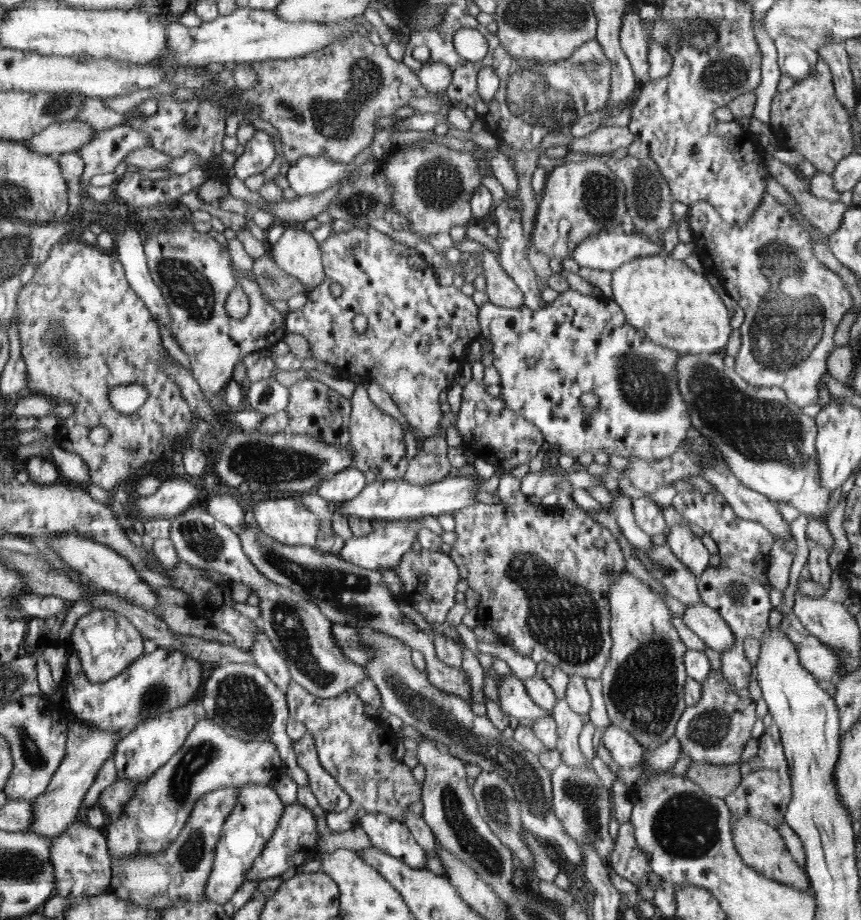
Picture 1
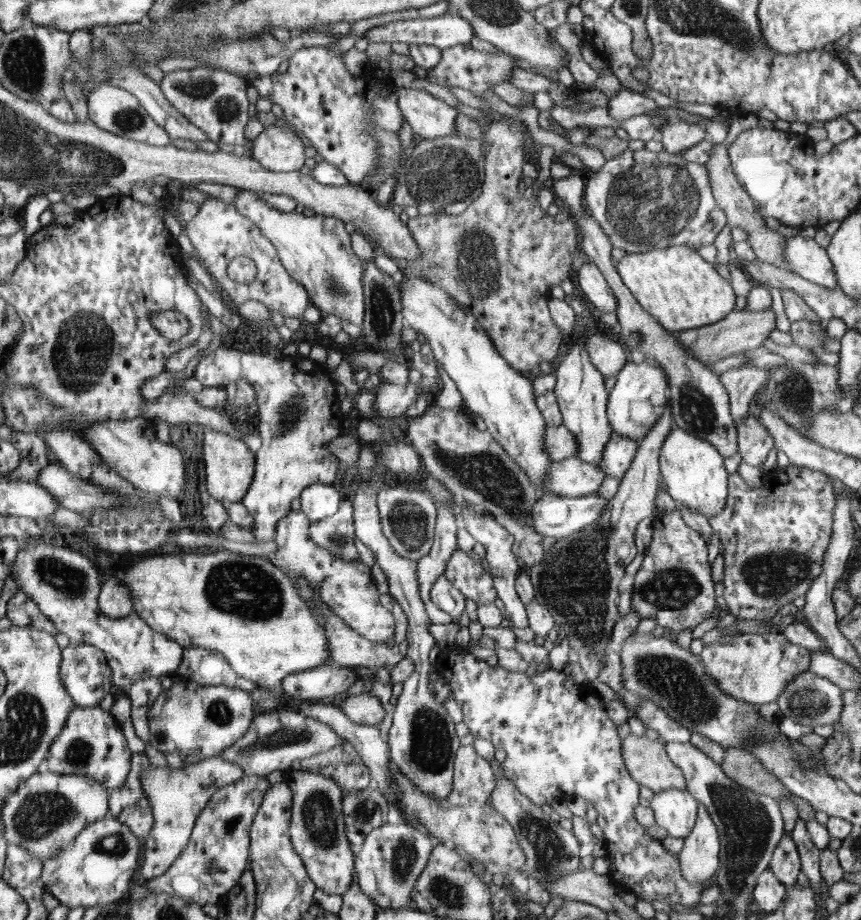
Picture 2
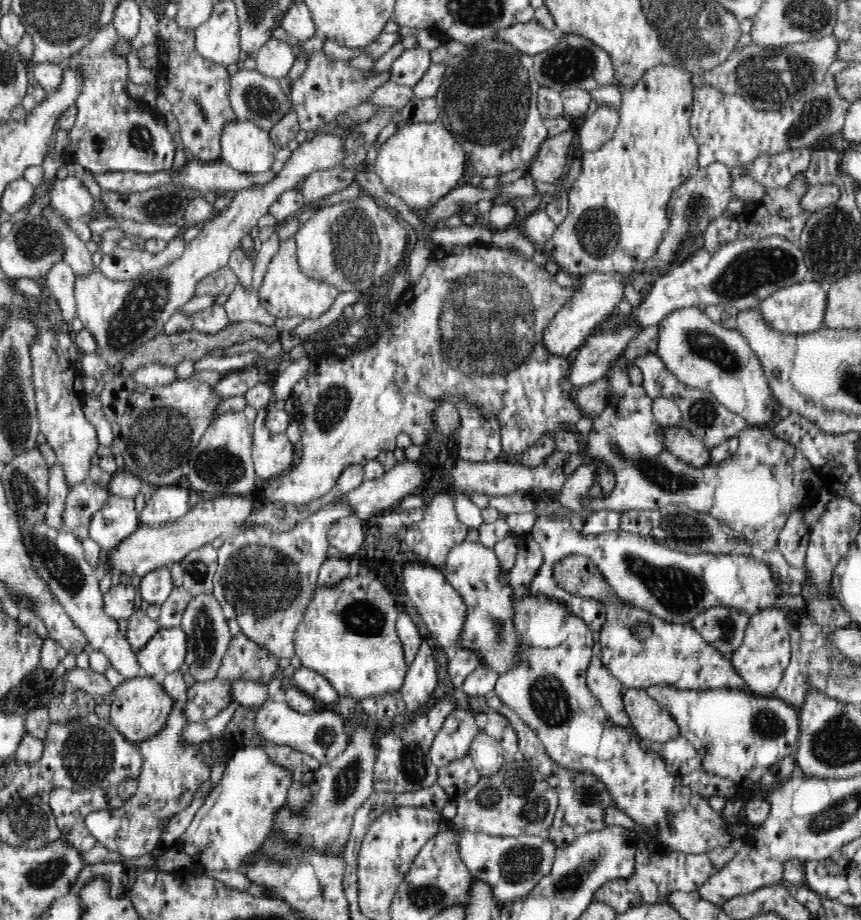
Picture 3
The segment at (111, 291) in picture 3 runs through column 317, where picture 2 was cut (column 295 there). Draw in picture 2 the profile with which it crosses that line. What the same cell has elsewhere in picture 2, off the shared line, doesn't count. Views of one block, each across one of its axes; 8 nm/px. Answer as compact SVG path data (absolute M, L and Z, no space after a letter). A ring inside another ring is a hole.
M266 126L254 140L254 159L268 171L287 173L304 166L304 144L297 132Z

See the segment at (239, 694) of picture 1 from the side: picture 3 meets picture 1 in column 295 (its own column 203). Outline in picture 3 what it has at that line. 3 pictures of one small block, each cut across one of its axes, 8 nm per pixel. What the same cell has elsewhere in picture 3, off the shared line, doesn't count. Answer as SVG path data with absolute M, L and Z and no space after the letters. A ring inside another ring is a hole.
M173 704L174 710L171 710L170 716L167 717L167 722L153 737L148 737L140 743L140 752L144 758L144 764L137 778L137 791L125 801L120 807L107 811L100 809L99 811L90 812L85 818L86 826L90 829L90 833L102 846L111 851L118 851L121 856L132 858L134 856L142 856L151 853L158 846L161 831L159 830L159 820L163 817L172 817L179 812L182 812L187 806L190 806L194 793L198 787L209 780L211 768L204 756L198 756L200 746L182 746L182 730L188 727L188 714L185 713L185 706Z

